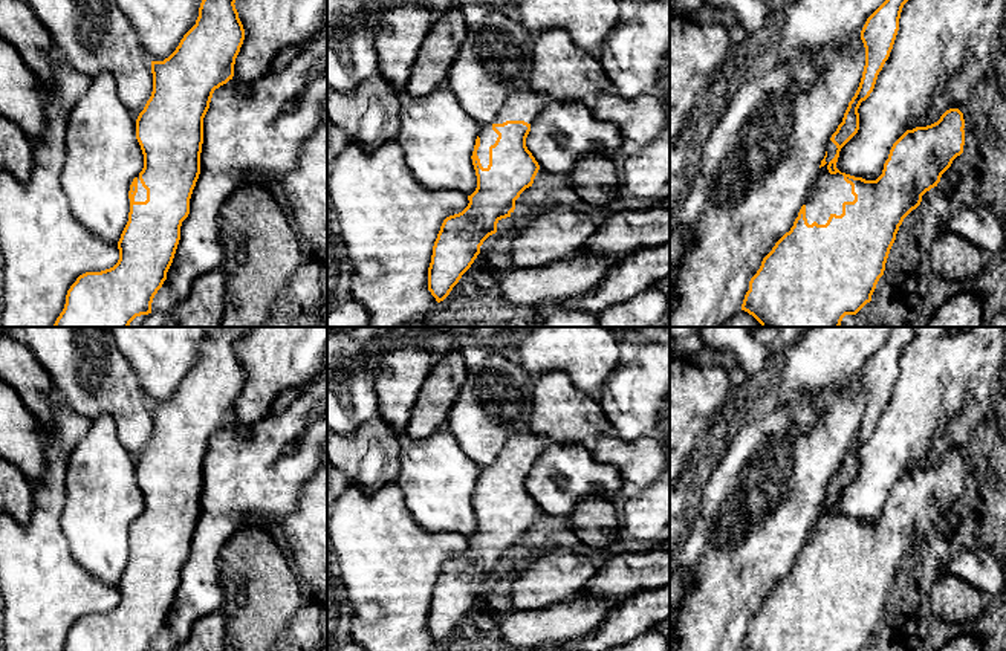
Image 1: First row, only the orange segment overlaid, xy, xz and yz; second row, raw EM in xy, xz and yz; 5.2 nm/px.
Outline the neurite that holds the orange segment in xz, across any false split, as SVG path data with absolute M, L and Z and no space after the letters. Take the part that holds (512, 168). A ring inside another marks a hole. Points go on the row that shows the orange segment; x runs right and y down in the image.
M531 89L508 98L495 119L482 125L472 151L477 188L468 206L443 220L433 246L428 290L443 301L471 267L497 223L511 217L515 200L540 170L526 147L531 124L552 98Z

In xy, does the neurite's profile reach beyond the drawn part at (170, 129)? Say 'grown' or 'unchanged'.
grown

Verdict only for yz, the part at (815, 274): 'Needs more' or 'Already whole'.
Needs more

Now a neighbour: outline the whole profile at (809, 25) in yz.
M795 0L781 5L783 31L772 37L778 61L786 63L801 89L813 86L818 69L812 52L819 47L839 47L859 34L867 18L885 0Z

